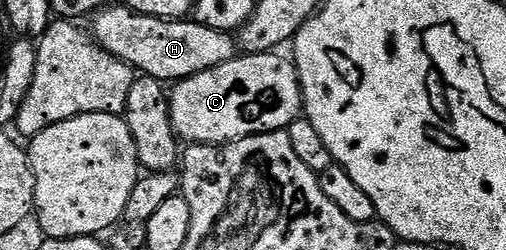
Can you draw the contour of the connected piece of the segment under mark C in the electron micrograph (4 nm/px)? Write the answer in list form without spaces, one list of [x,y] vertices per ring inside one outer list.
[[[241,53],[223,65],[215,65],[215,69],[207,69],[203,73],[195,73],[191,77],[174,82],[168,92],[169,116],[178,140],[189,145],[229,143],[232,139],[242,139],[248,135],[262,135],[264,131],[286,130],[295,120],[302,118],[303,100],[297,64],[292,58],[285,56],[284,59],[277,54],[281,53],[264,55]]]

